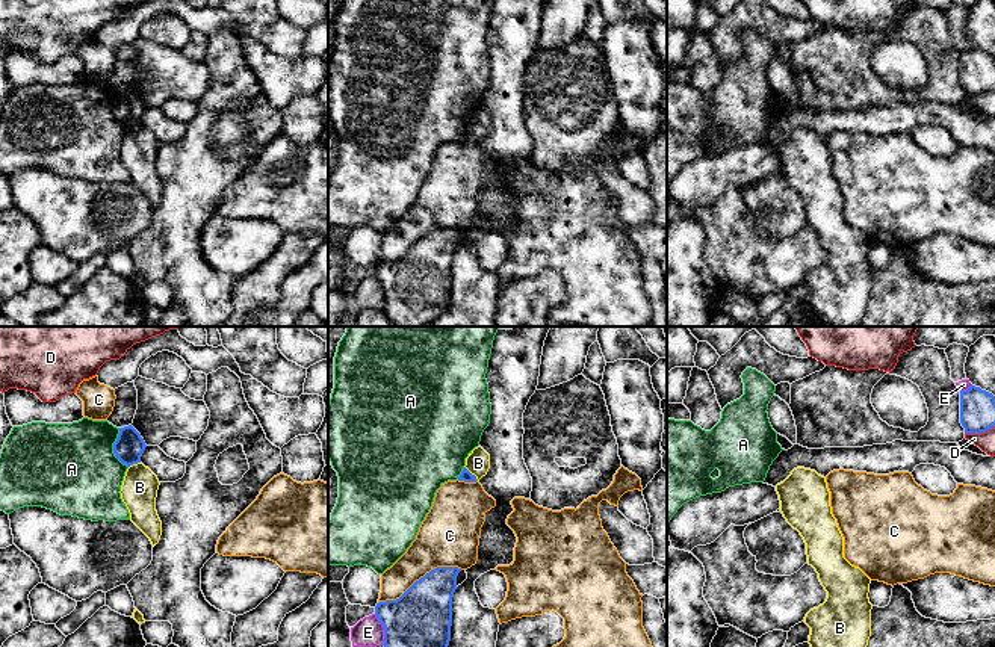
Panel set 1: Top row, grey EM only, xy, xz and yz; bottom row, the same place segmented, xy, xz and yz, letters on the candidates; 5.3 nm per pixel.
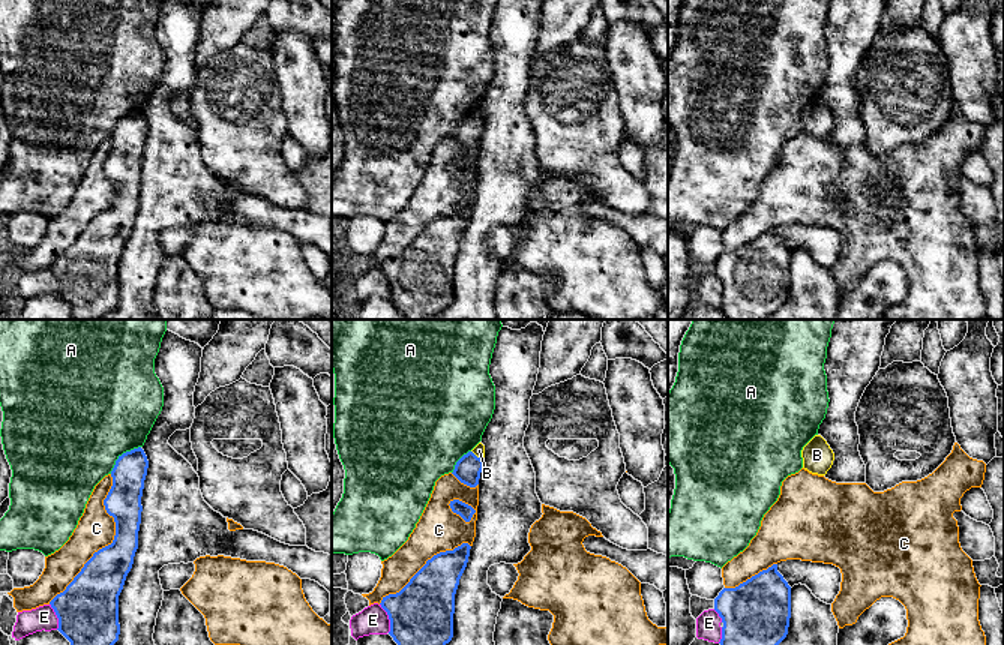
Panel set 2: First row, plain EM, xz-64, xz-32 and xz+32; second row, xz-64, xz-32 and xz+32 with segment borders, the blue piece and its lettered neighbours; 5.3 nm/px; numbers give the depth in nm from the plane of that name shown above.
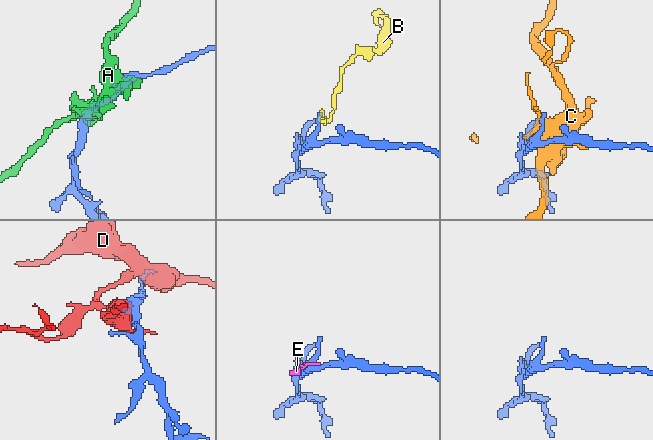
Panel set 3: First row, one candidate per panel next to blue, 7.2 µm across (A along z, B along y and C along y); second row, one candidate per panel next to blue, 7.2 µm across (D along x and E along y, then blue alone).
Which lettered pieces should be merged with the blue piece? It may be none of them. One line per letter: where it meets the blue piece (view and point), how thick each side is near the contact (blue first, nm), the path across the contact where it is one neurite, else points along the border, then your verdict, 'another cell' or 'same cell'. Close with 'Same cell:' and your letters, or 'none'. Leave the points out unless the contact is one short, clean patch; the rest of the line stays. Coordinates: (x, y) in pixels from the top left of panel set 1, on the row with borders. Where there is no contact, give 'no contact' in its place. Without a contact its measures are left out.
A: xy (114, 448) | 160/480 nm | another cell
B: xz (471, 473) | 60/130 nm | along xz (464, 466), (478, 479) | another cell
C: xz (421, 578) | 320/300 nm | another cell
D: yz (979, 433) | 190/100 nm | another cell
E: xz (384, 629) | 320/160 nm | another cell
Same cell: none

